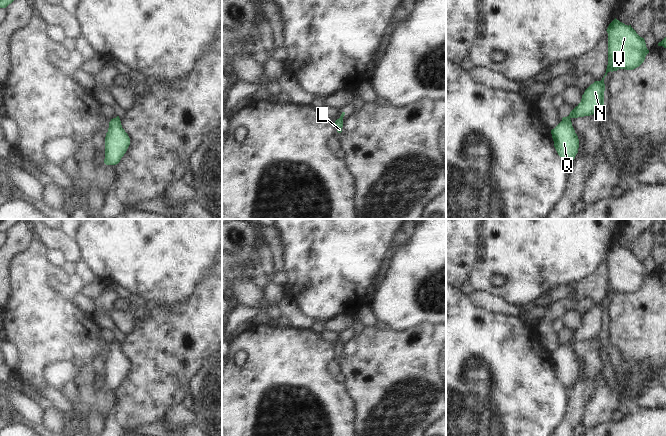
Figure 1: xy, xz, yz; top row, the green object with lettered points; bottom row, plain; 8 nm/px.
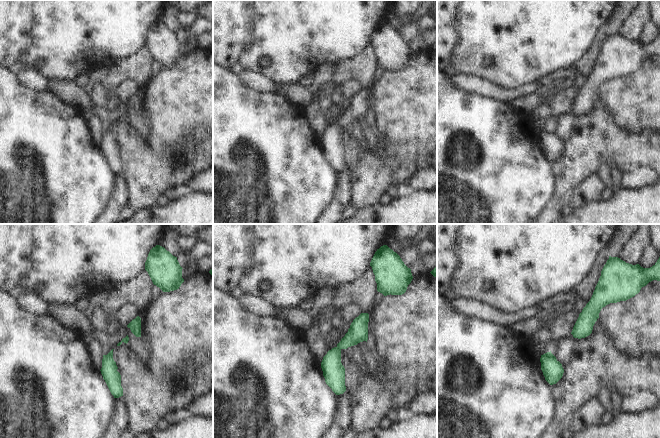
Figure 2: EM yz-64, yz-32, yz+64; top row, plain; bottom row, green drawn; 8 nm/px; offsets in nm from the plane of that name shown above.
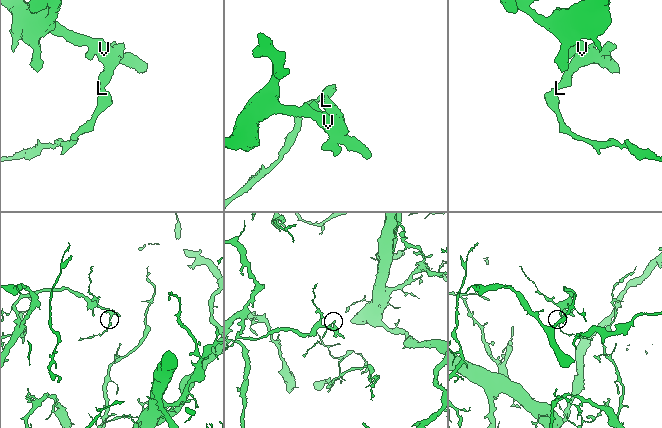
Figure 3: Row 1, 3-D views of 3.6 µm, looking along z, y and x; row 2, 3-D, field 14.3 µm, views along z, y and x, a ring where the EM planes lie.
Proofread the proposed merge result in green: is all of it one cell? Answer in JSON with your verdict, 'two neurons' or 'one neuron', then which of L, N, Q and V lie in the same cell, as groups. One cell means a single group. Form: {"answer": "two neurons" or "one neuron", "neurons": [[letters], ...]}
{"answer": "one neuron", "neurons": [["L", "N", "Q", "V"]]}

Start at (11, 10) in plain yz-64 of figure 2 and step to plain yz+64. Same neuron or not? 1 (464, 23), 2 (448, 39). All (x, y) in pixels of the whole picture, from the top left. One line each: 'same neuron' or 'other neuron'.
1: other neuron
2: same neuron

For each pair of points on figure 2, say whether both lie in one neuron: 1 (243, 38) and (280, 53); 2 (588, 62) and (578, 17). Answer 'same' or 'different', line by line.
1: different
2: different

